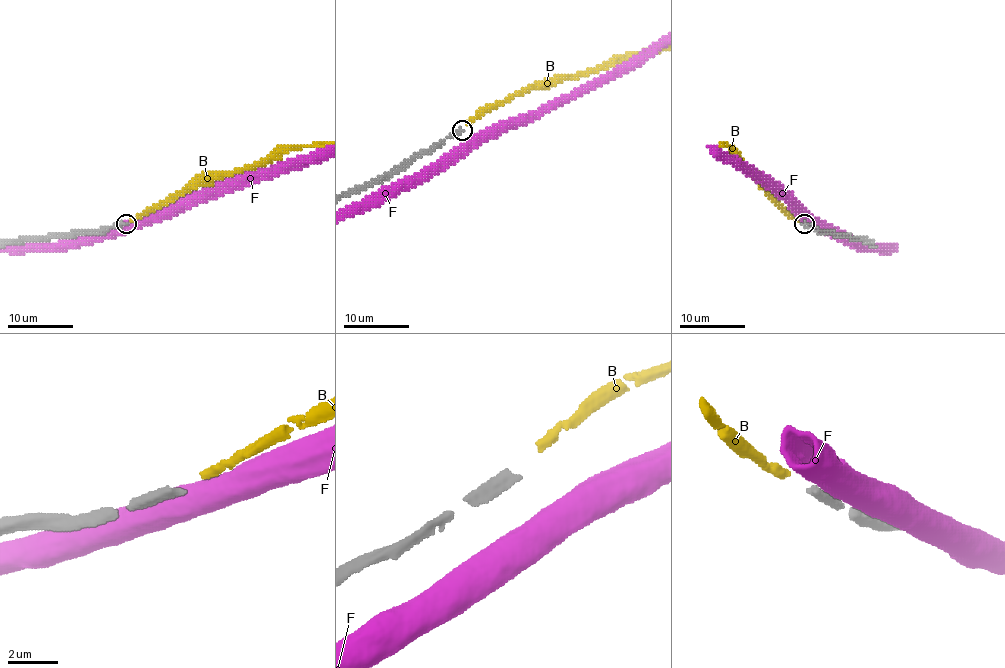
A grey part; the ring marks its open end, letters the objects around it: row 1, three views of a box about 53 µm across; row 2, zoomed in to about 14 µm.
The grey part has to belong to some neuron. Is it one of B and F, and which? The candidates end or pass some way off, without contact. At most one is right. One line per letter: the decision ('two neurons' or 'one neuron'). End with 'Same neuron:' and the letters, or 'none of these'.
B: one neuron
F: two neurons
Same neuron: B

